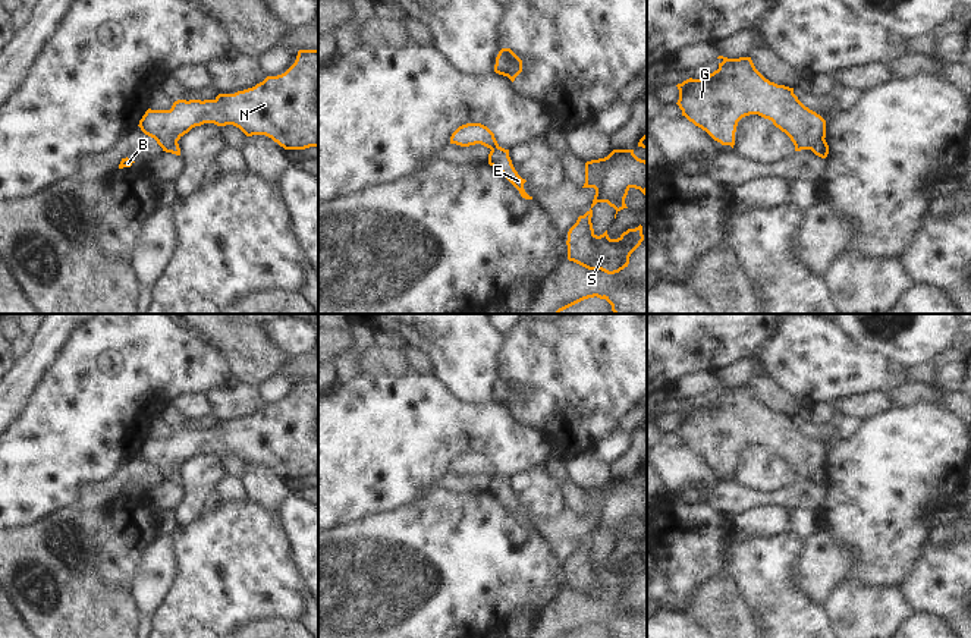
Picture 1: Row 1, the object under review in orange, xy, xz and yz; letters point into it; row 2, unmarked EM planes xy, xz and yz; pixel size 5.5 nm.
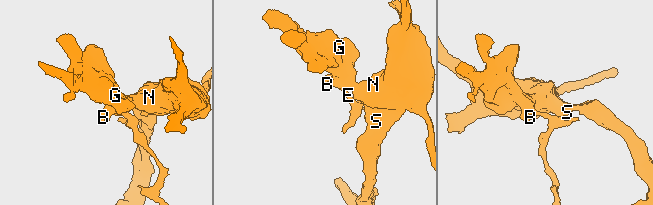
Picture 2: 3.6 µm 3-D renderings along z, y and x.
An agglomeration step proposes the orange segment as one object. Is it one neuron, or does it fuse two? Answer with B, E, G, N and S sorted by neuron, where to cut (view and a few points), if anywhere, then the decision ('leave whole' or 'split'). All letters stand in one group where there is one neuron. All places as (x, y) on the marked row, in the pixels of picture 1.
B G N S / E; cut in yz along (823, 138), (810, 148); split

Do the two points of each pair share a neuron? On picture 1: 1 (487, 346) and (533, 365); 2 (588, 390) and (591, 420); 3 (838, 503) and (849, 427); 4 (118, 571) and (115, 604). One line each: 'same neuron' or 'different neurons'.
1: different neurons
2: same neuron
3: different neurons
4: different neurons

